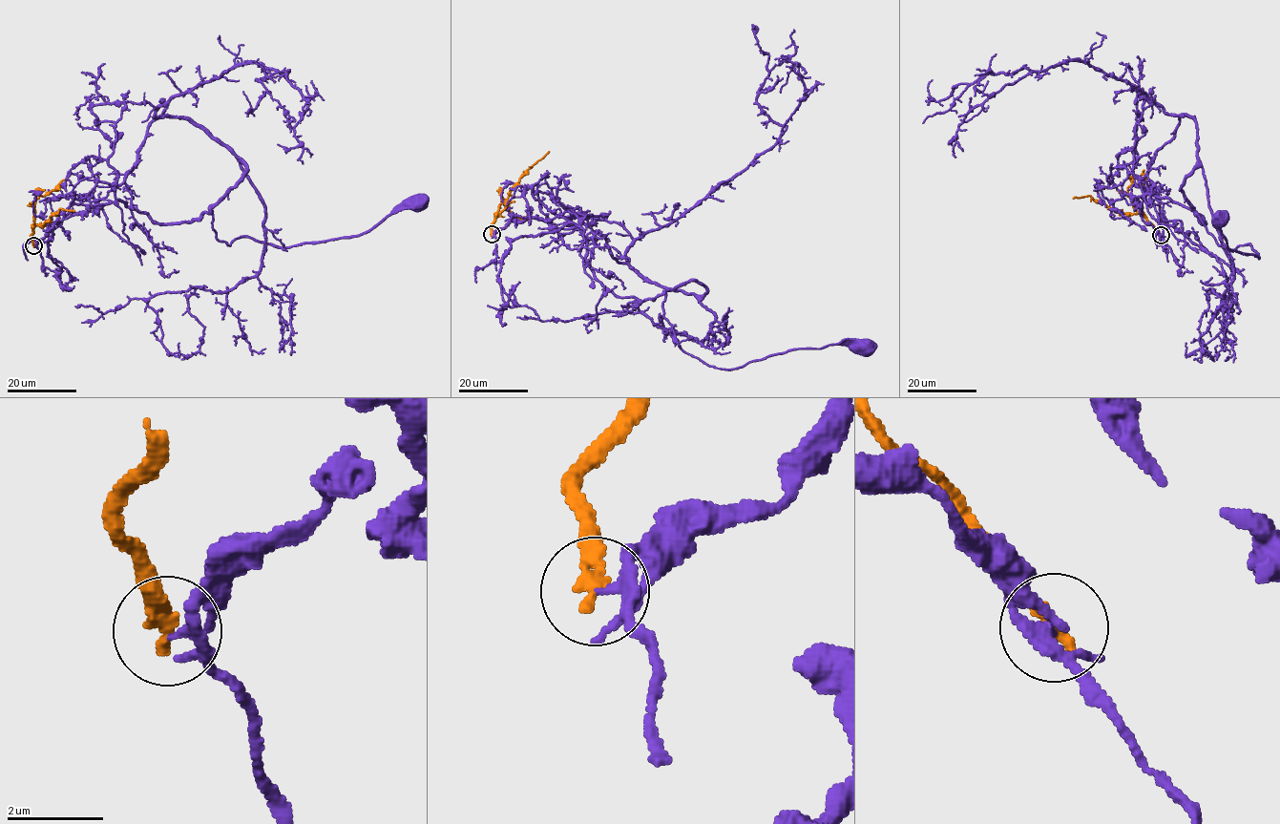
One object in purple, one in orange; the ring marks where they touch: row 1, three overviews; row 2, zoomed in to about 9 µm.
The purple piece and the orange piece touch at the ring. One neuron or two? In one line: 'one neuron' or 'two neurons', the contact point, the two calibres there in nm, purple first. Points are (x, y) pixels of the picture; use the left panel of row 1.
two neurons; at (33, 245); 170 nm thick on the purple side, 320 nm on the other

